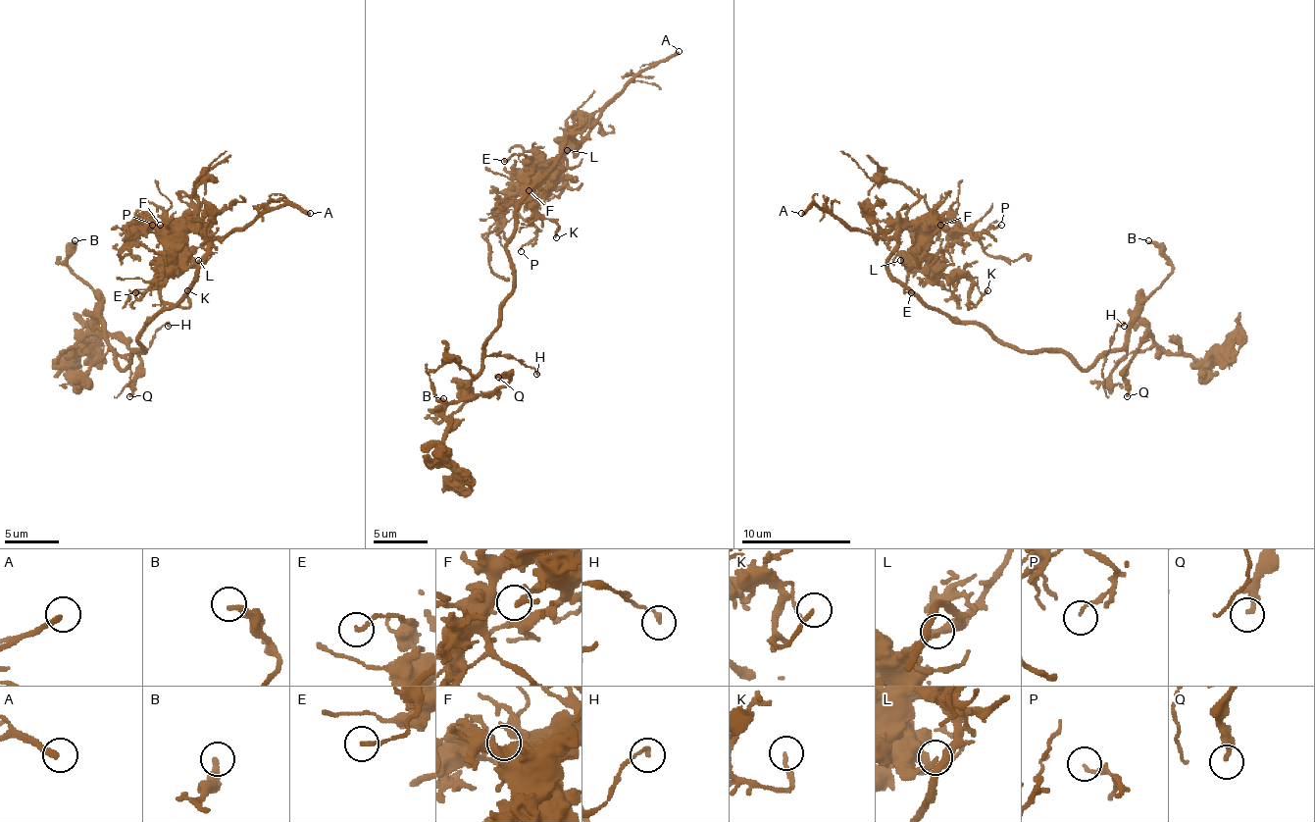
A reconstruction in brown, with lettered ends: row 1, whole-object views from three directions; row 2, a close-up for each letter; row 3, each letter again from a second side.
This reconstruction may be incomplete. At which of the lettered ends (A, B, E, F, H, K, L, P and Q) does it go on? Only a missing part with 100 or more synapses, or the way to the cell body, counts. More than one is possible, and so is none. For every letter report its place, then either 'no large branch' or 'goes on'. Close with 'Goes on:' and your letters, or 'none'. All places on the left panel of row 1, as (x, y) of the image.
A: (310, 213) | goes on
B: (75, 240) | no large branch
E: (135, 292) | no large branch
F: (160, 225) | no large branch
H: (168, 326) | no large branch
K: (187, 290) | no large branch
L: (198, 260) | no large branch
P: (152, 225) | no large branch
Q: (129, 396) | no large branch
Goes on: A

